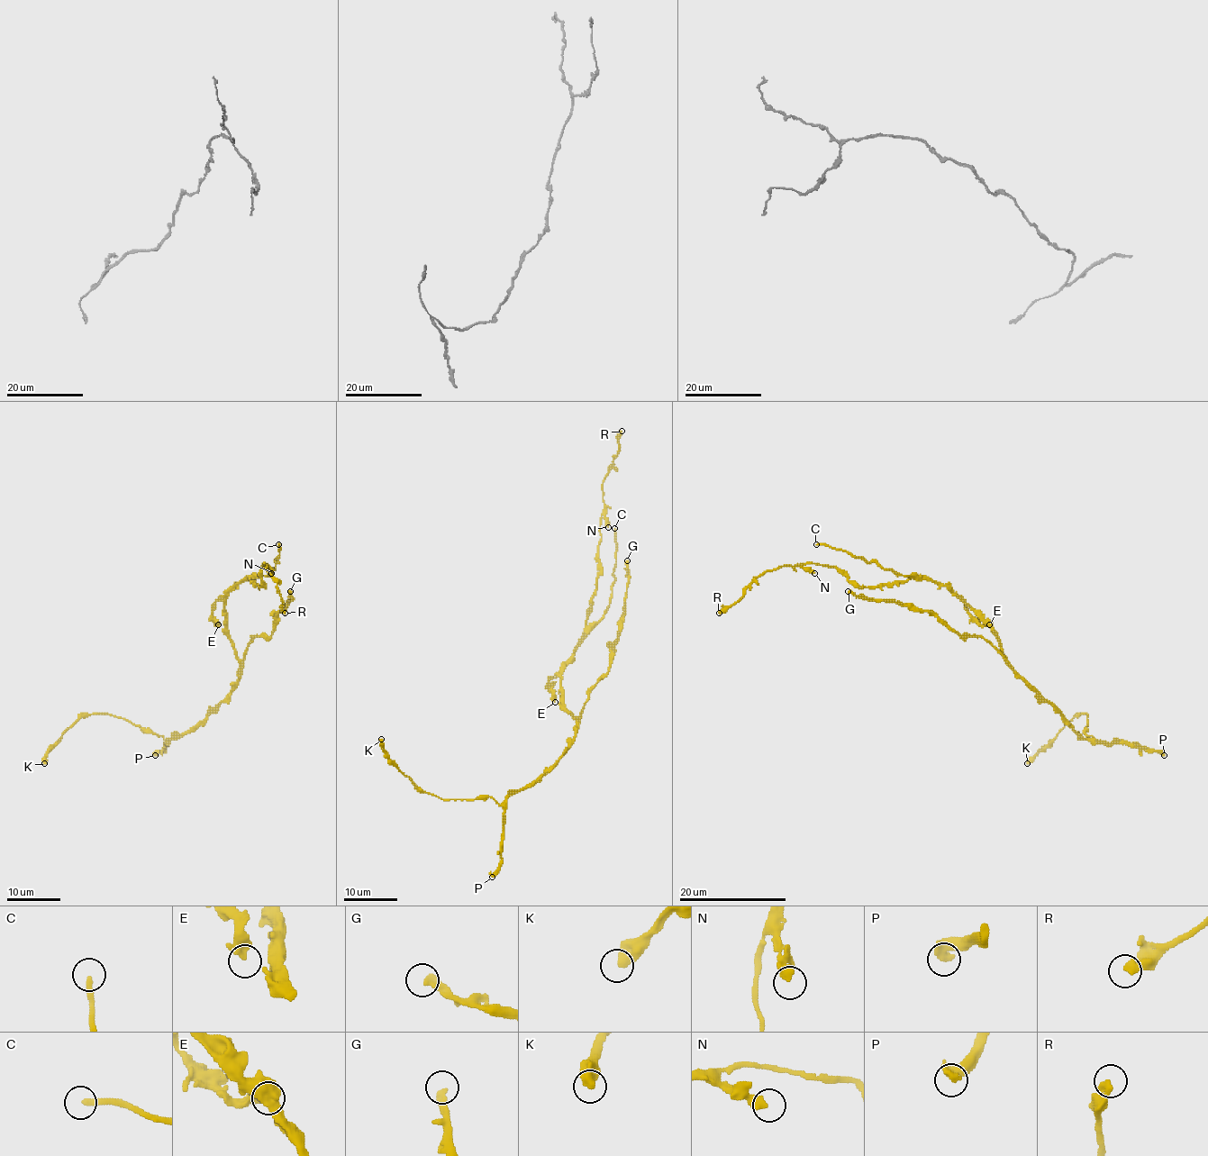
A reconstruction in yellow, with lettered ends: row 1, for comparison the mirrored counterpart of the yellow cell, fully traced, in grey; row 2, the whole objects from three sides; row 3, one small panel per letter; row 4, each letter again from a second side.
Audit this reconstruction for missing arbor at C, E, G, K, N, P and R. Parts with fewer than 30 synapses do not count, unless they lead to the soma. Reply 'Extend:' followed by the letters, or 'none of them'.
Extend: C

